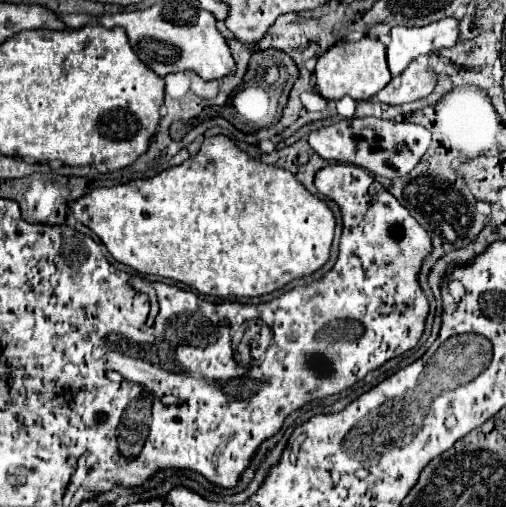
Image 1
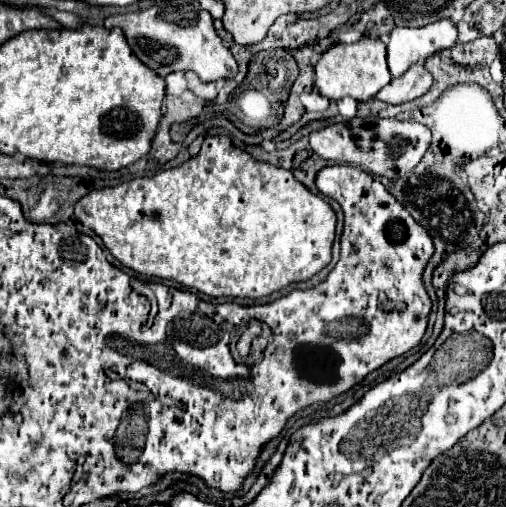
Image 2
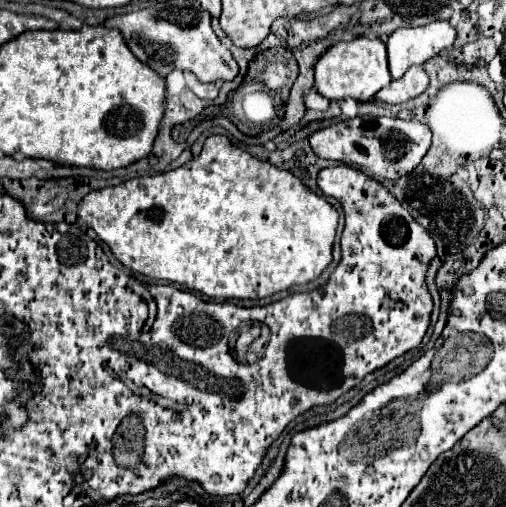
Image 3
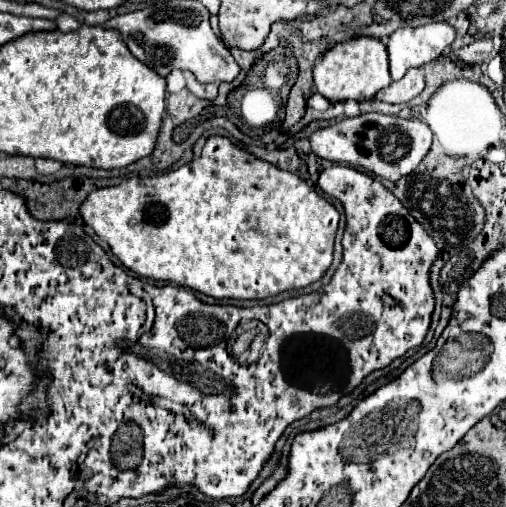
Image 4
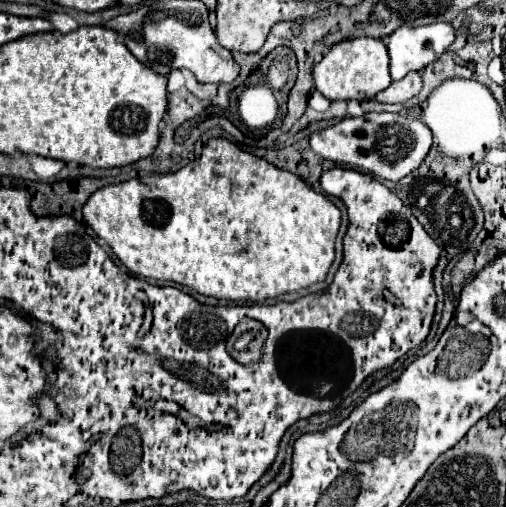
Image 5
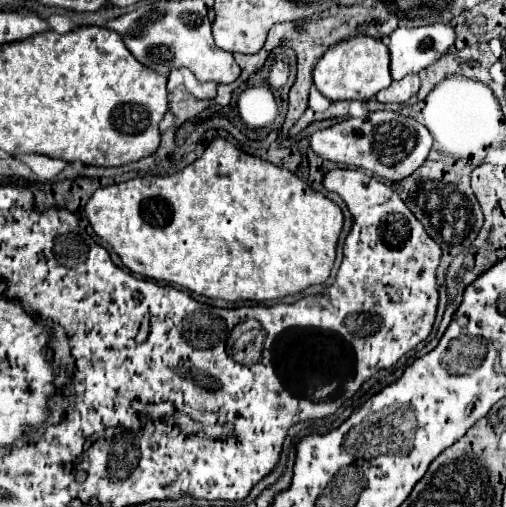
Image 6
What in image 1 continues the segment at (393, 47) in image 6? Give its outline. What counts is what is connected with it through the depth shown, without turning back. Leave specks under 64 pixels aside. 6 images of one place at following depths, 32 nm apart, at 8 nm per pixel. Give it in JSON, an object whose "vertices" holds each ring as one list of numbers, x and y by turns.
{"vertices":[[456,18,438,20,436,24,428,24,422,28,396,26,390,32,388,68,392,76,398,76,418,56,436,52,440,48,450,48,456,42,458,42,458,20]]}

